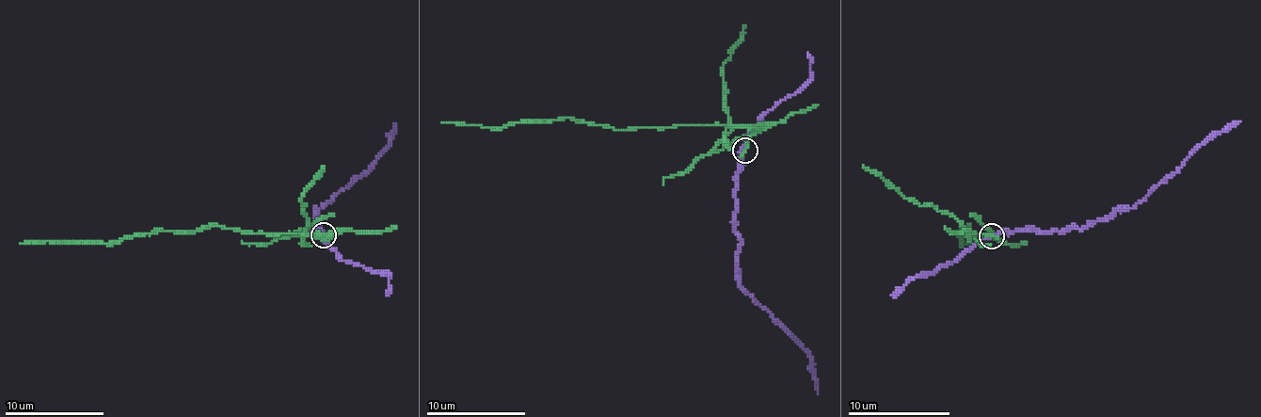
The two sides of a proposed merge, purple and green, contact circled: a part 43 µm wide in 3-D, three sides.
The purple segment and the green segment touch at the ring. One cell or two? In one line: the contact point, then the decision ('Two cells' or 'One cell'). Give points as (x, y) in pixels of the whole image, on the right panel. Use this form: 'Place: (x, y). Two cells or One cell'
Place: (991, 235). Two cells

